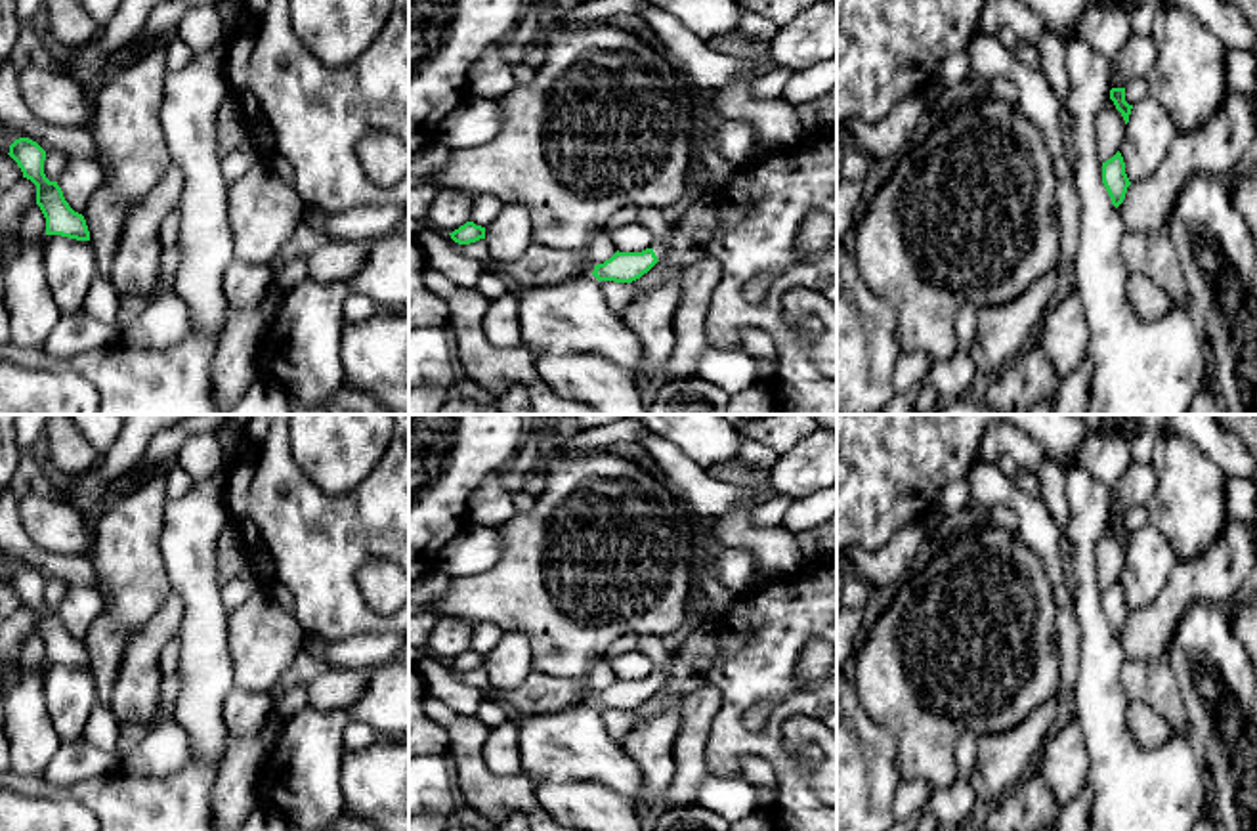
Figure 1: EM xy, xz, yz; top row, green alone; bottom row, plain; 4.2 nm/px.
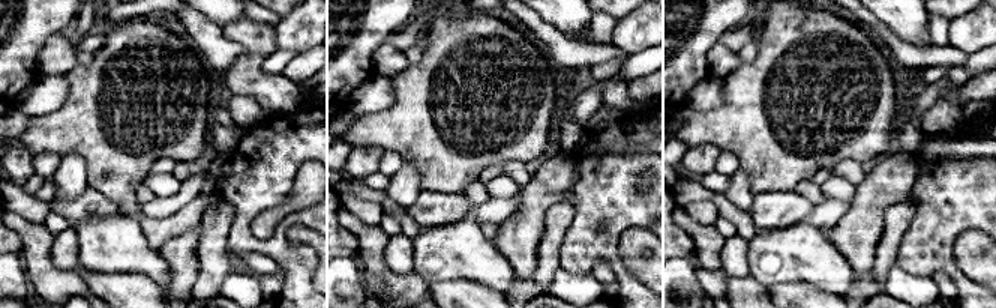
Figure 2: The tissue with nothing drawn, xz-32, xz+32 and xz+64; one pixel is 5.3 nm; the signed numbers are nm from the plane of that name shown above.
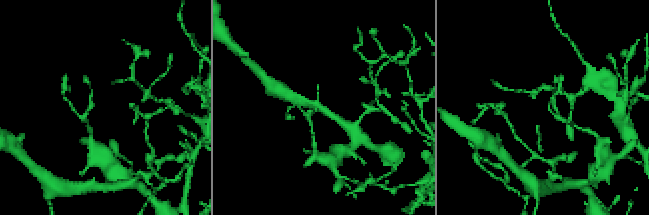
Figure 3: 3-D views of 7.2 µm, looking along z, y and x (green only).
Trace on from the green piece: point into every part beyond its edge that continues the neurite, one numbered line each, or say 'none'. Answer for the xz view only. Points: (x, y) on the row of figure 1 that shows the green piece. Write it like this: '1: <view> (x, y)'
1: xz (660, 243)

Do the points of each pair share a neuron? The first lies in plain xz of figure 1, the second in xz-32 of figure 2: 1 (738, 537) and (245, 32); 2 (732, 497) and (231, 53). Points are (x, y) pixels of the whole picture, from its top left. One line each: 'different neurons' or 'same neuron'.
1: same neuron
2: same neuron

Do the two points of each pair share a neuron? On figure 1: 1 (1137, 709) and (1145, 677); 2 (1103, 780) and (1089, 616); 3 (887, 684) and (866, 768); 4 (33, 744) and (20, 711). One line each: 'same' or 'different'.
1: different
2: same
3: different
4: same

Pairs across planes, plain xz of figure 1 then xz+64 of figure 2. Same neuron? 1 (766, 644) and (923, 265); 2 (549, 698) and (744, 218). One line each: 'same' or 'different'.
1: same
2: different

